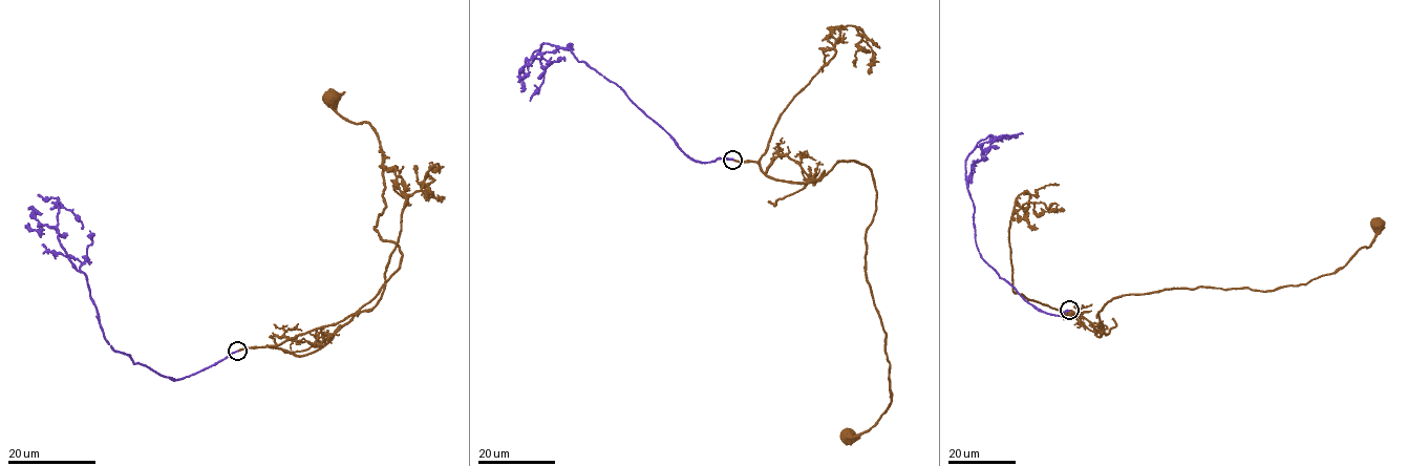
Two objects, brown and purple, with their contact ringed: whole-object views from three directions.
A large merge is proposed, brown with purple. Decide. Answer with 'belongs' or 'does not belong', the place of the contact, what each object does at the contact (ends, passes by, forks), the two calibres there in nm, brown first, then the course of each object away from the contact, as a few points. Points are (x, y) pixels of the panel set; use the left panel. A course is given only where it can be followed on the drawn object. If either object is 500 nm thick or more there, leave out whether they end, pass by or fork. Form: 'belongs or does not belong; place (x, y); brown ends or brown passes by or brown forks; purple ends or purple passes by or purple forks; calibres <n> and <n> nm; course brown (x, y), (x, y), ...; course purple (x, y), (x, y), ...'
belongs; place (237, 351); brown ends; purple ends; calibres 200 and 200 nm; course brown (238, 351), (313, 353), (399, 267), (398, 247), (375, 228), (385, 205), (377, 131), (340, 115), (328, 89); course purple (236, 351), (176, 381), (115, 351), (105, 337), (85, 274), (77, 269), (58, 238), (58, 197), (38, 195)

